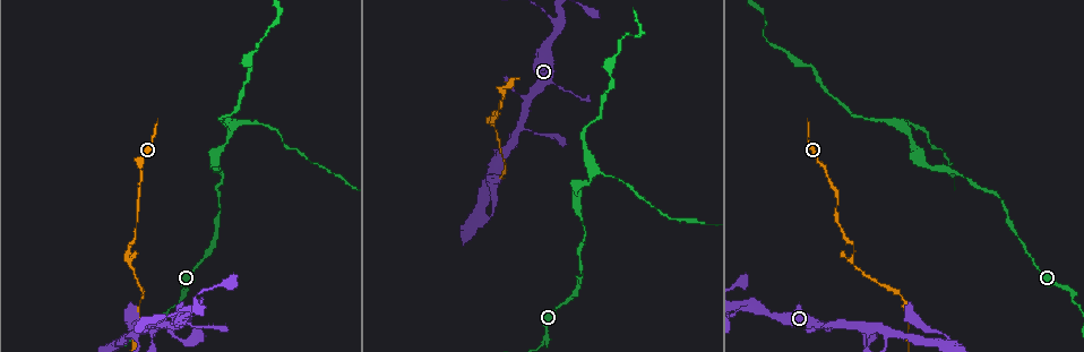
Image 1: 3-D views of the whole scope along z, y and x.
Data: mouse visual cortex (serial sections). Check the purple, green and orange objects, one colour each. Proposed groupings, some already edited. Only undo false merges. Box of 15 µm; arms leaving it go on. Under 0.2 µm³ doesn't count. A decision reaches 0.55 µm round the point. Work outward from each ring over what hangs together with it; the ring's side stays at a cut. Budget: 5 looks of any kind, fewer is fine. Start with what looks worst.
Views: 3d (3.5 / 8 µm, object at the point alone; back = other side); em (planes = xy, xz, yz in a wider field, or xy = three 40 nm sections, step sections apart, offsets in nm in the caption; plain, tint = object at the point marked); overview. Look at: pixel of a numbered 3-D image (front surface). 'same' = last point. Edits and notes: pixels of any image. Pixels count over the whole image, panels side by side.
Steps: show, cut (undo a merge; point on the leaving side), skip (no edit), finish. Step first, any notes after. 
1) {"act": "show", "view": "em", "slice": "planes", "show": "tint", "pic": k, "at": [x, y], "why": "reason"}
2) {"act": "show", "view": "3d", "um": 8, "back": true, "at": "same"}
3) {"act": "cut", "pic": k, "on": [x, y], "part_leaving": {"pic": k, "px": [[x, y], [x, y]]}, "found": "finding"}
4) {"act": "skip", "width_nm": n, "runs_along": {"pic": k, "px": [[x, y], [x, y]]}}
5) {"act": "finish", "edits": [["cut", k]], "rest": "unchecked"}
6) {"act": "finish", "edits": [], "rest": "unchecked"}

{"act": "show", "view": "em", "slice": "xy", "step": 3, "show": "tint", "pic": 1, "at": [494, 129], "why": "a narrow waist"}

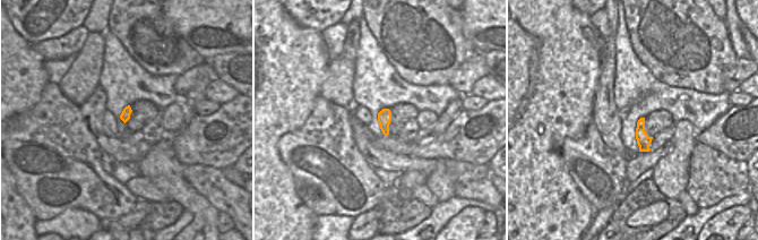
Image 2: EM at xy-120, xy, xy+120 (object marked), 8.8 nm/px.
{"act": "show", "view": "3d", "um": 3.5, "at": "same"}

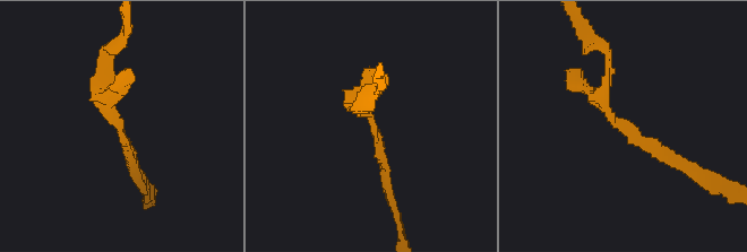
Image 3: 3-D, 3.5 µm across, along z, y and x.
{"act": "skip", "runs_along": {"pic": 3, "px": [[608, 59], [600, 101], [675, 163]]}, "found": "one cell here"}

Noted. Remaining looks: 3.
{"act": "show", "view": "3d", "um": 8, "back": true, "pic": 1, "at": [248, 122], "why": "thick turns thin"}

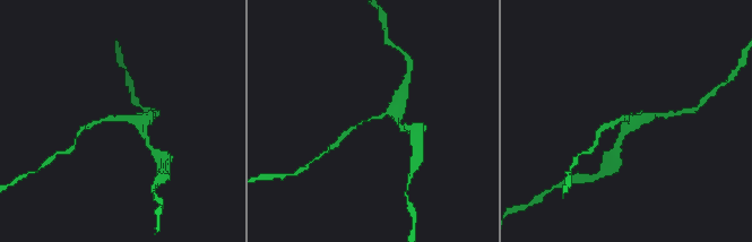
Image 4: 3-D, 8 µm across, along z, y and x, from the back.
{"act": "show", "view": "em", "slice": "xy", "step": 1, "show": "tint", "pic": 4, "at": [117, 120], "arm_widths_nm": [150, 350]}

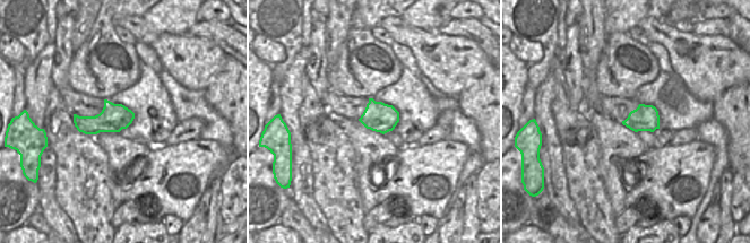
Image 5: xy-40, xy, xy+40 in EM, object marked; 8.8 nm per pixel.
{"act": "skip", "found": "continuous, no second cell"}

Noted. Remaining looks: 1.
{"act": "finish", "edits": [], "rest": "unchecked"}

